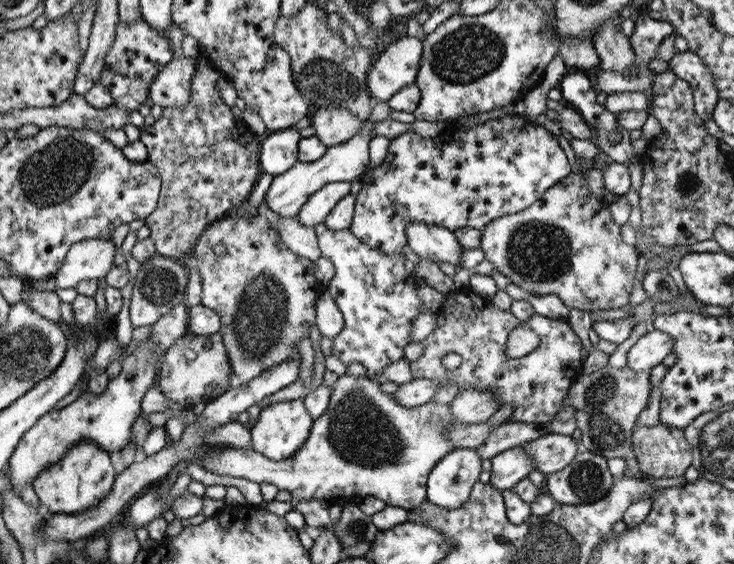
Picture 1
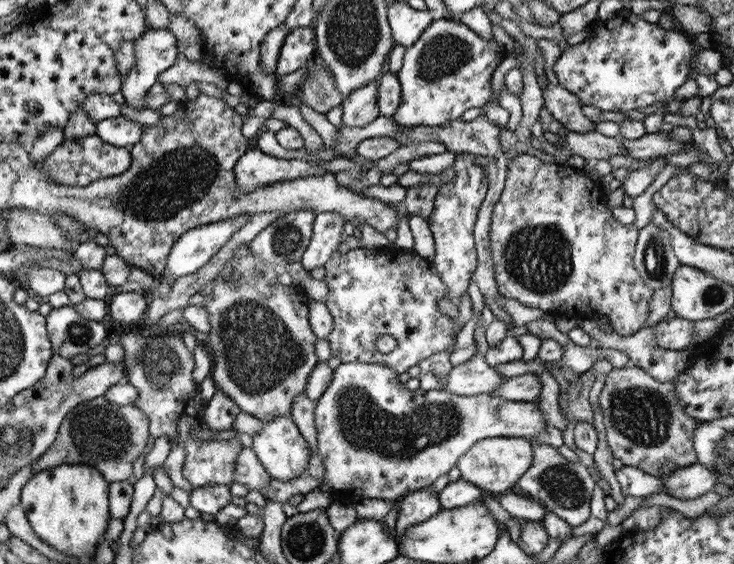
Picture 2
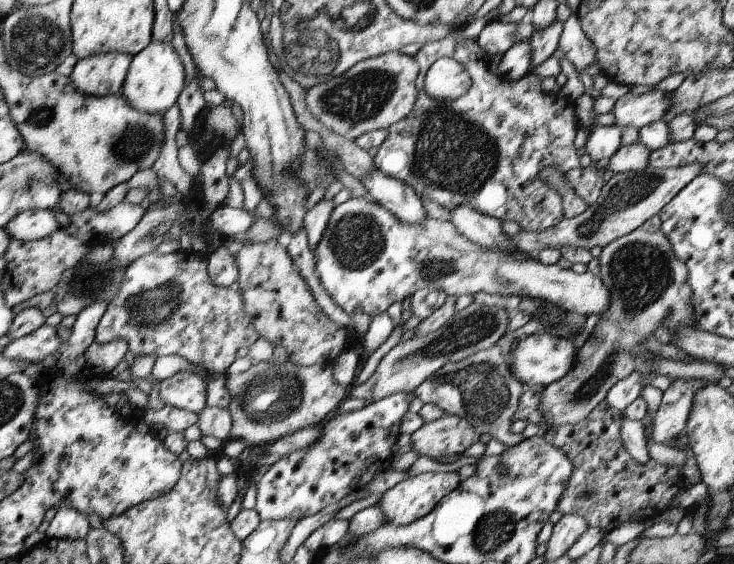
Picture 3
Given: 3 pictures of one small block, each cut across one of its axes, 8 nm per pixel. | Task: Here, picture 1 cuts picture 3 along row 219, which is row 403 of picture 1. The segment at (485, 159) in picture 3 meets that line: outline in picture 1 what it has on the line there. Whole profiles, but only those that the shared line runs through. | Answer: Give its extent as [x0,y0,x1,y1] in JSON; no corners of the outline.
[409,290,581,424]

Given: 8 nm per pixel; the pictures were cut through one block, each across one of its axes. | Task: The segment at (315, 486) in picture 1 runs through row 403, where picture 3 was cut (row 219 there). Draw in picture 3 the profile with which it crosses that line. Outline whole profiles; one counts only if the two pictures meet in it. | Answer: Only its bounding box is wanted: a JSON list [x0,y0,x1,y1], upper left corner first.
[313,198,611,318]

